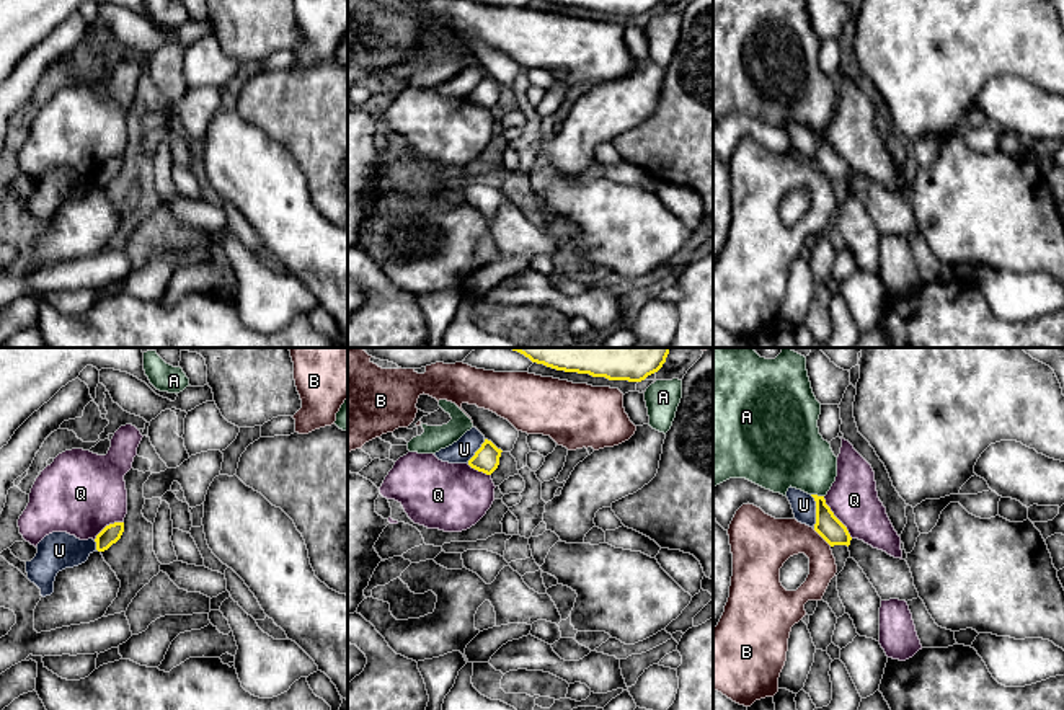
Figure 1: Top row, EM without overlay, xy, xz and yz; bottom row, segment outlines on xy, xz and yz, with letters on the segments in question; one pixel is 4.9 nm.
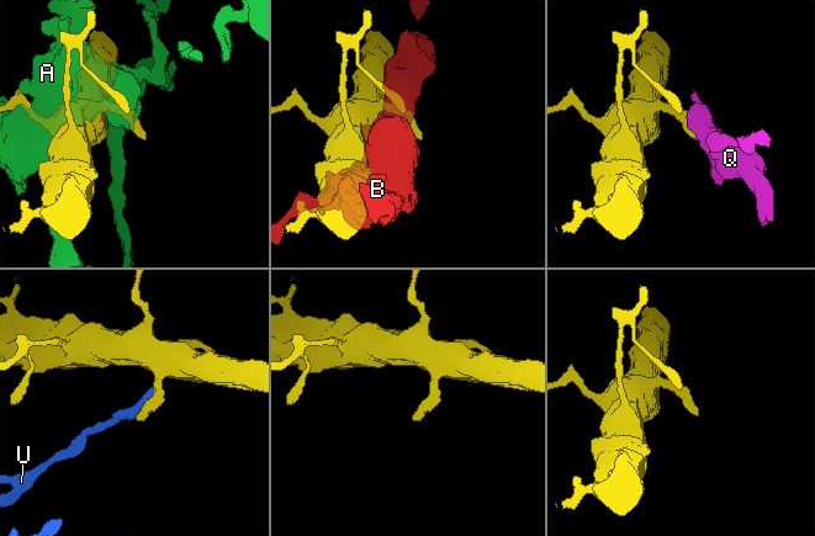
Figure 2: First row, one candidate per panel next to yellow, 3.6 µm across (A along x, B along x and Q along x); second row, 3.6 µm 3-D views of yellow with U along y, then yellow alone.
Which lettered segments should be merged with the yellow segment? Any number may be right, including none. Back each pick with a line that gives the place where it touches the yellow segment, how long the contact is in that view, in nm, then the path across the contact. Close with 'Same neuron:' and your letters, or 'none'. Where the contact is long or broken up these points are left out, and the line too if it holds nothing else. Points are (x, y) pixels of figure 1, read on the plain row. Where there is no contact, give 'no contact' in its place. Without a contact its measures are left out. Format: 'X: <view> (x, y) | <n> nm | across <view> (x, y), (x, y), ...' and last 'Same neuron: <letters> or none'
Same neuron: none

